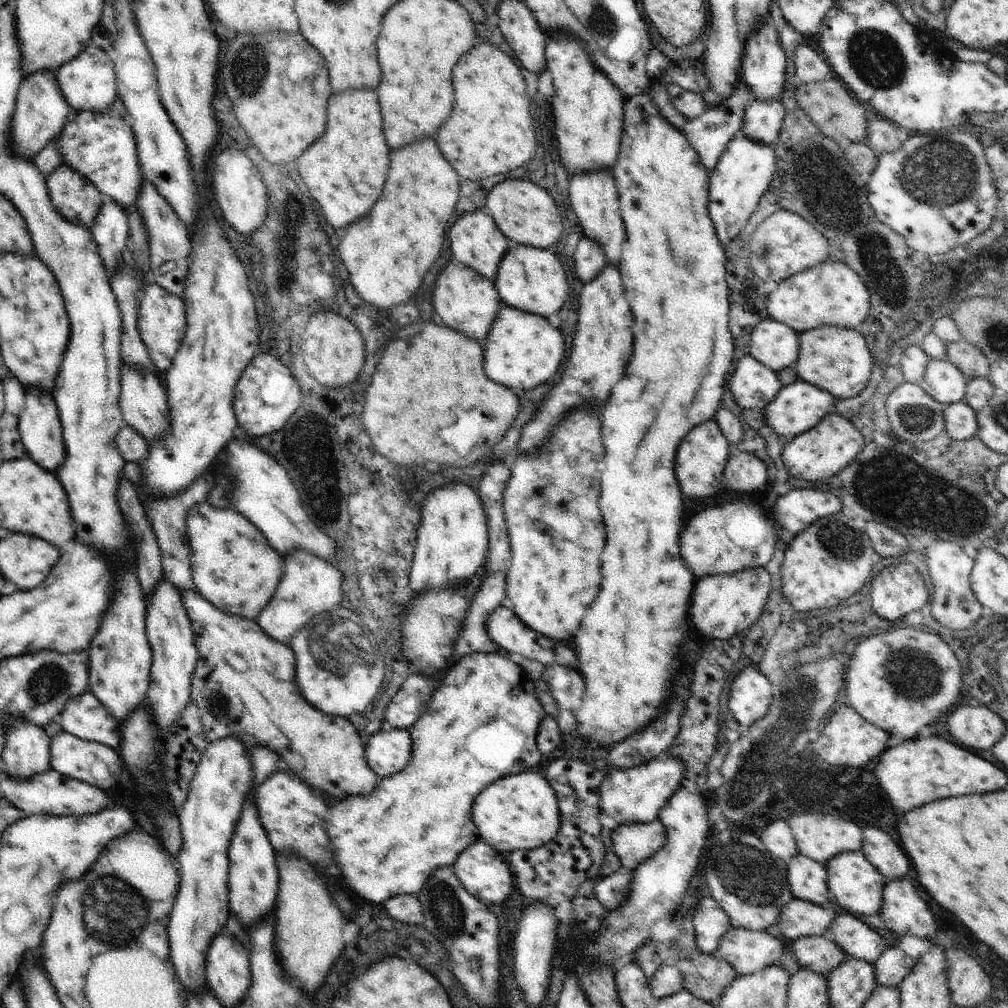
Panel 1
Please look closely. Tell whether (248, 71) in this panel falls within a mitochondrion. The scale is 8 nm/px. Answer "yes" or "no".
yes

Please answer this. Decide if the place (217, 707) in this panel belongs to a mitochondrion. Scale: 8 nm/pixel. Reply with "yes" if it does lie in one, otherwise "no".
yes

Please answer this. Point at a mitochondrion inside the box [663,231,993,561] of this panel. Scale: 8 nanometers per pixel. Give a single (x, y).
(936, 509)

